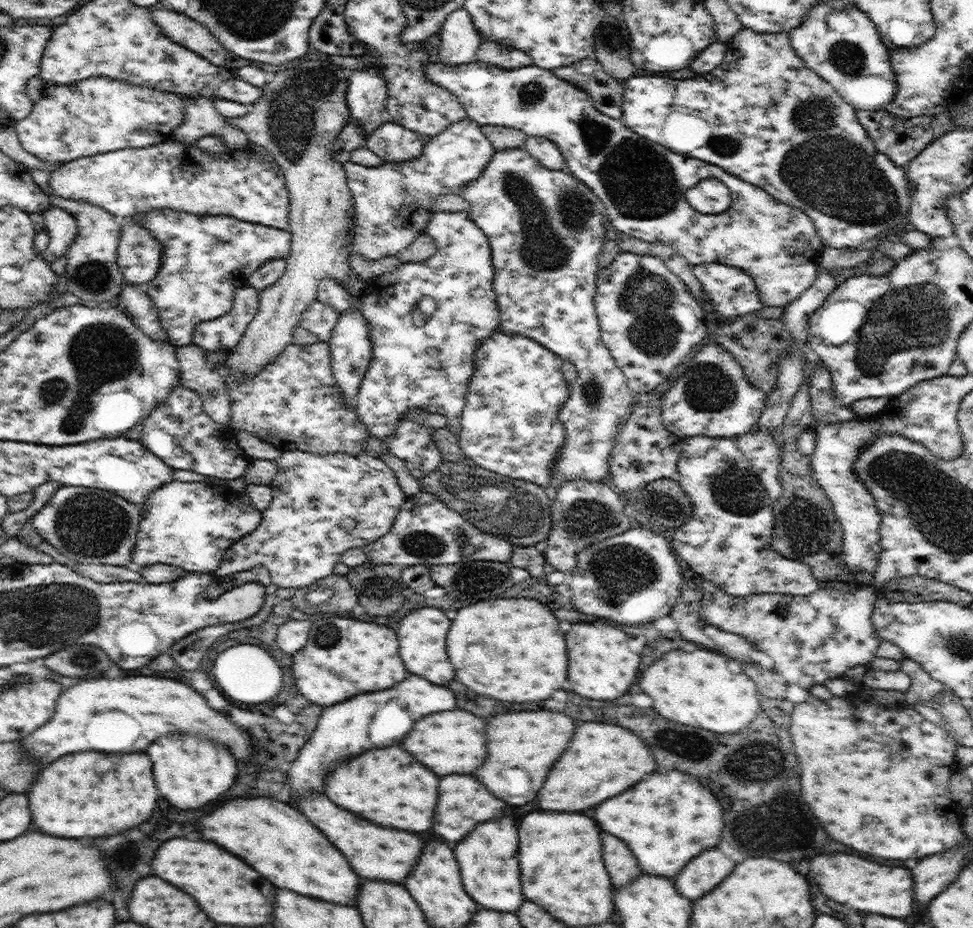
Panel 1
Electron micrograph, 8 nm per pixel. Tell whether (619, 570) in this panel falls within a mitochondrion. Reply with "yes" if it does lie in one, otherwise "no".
yes

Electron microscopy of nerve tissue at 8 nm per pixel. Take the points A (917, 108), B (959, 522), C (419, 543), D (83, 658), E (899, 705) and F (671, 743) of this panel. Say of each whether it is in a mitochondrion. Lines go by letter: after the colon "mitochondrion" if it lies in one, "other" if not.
A: other
B: mitochondrion
C: mitochondrion
D: mitochondrion
E: other
F: mitochondrion

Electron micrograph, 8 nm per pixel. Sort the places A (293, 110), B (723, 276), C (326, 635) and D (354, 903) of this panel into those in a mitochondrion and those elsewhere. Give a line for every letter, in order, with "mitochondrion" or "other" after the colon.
A: mitochondrion
B: other
C: mitochondrion
D: other

